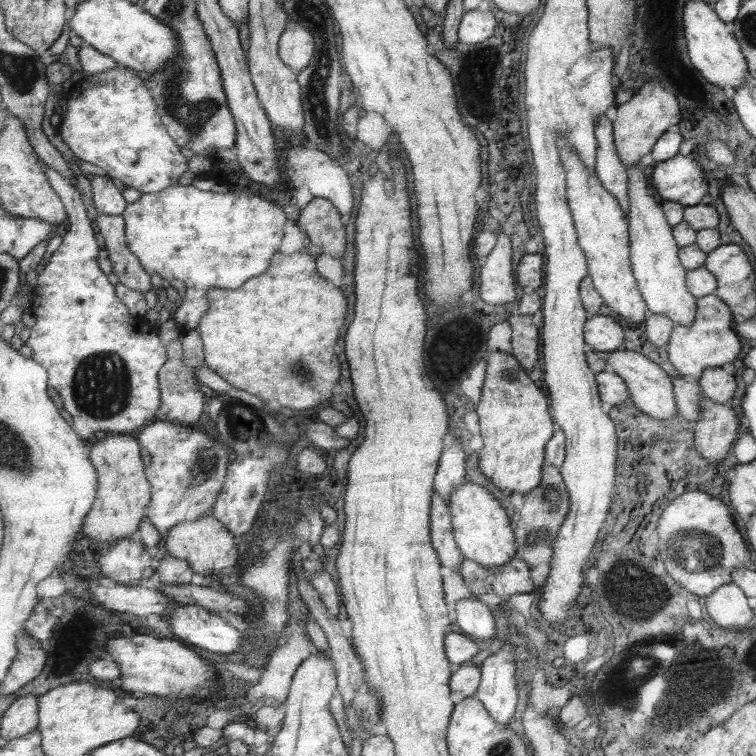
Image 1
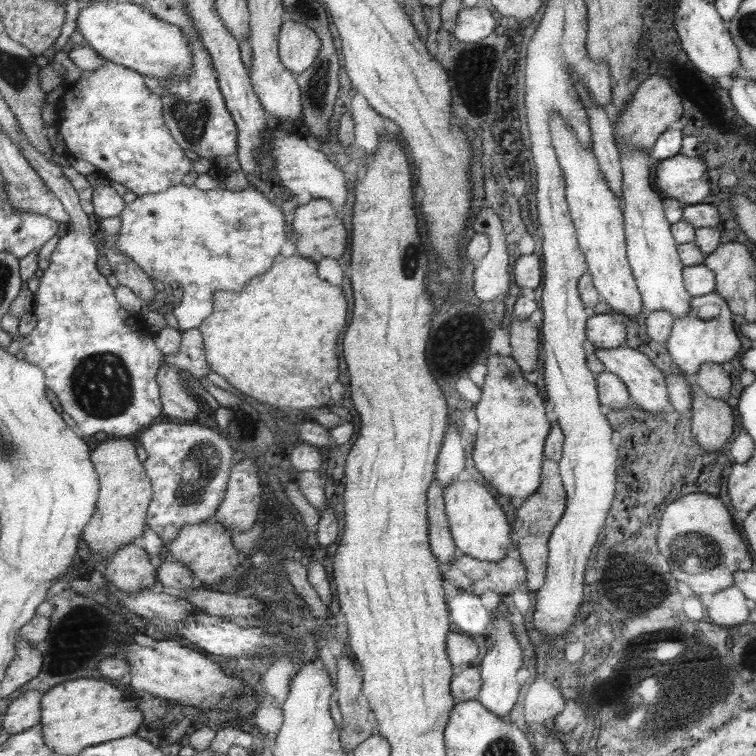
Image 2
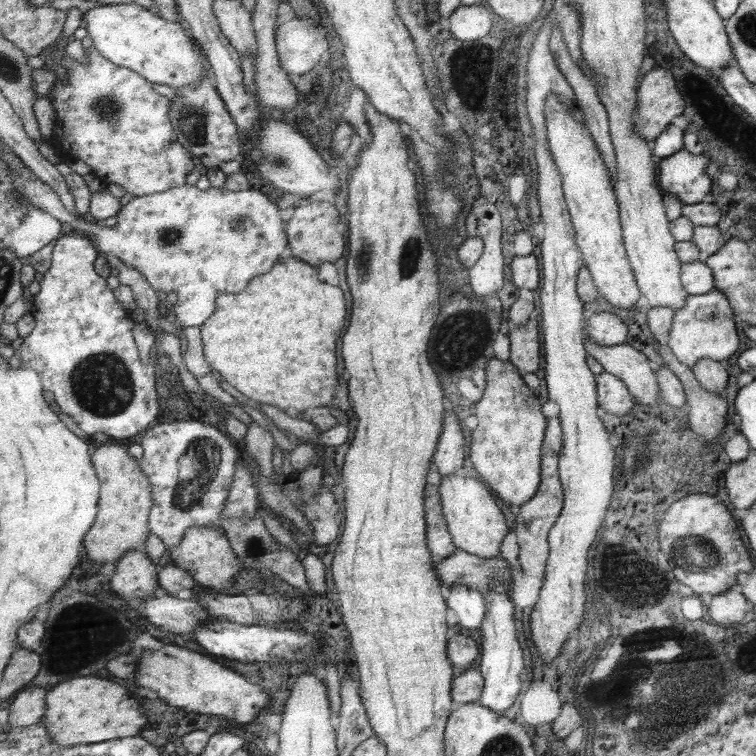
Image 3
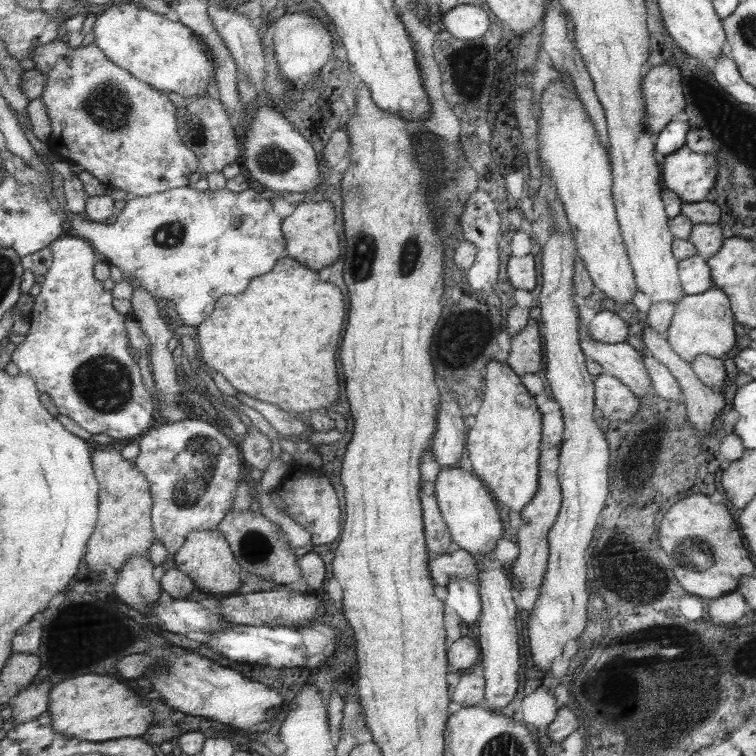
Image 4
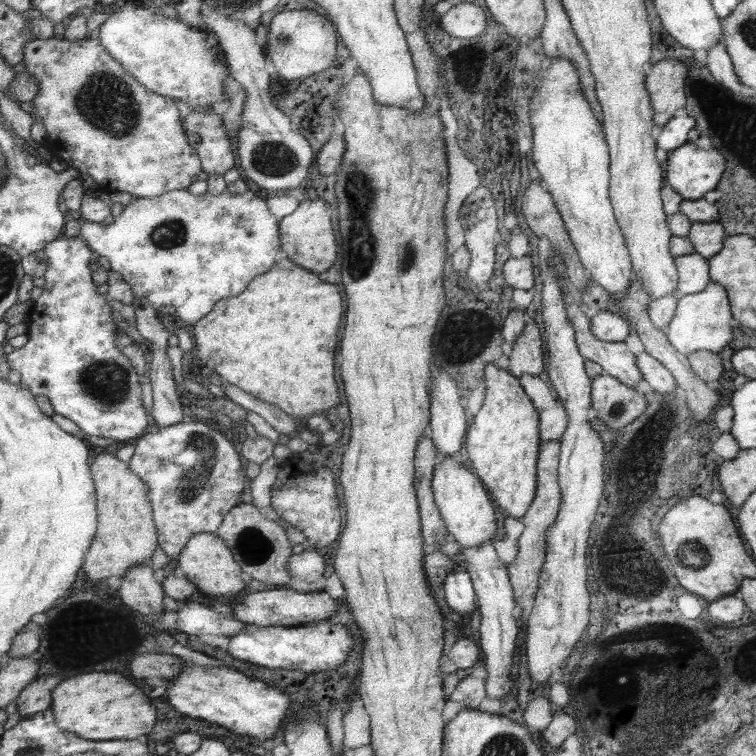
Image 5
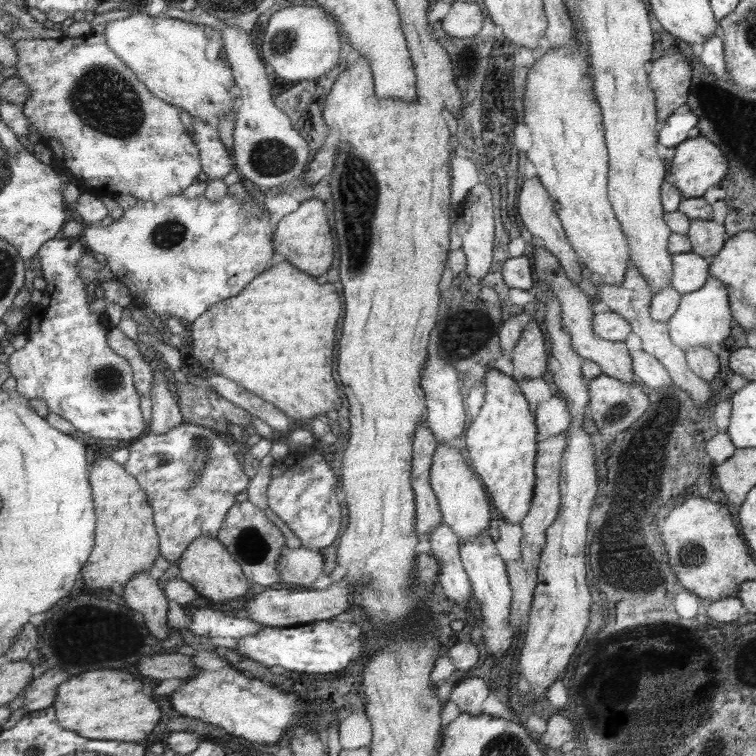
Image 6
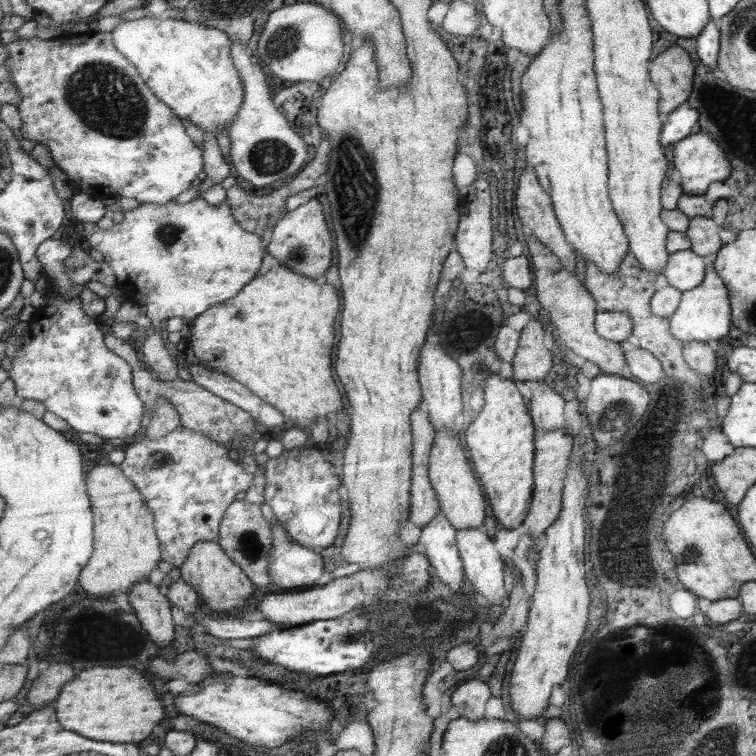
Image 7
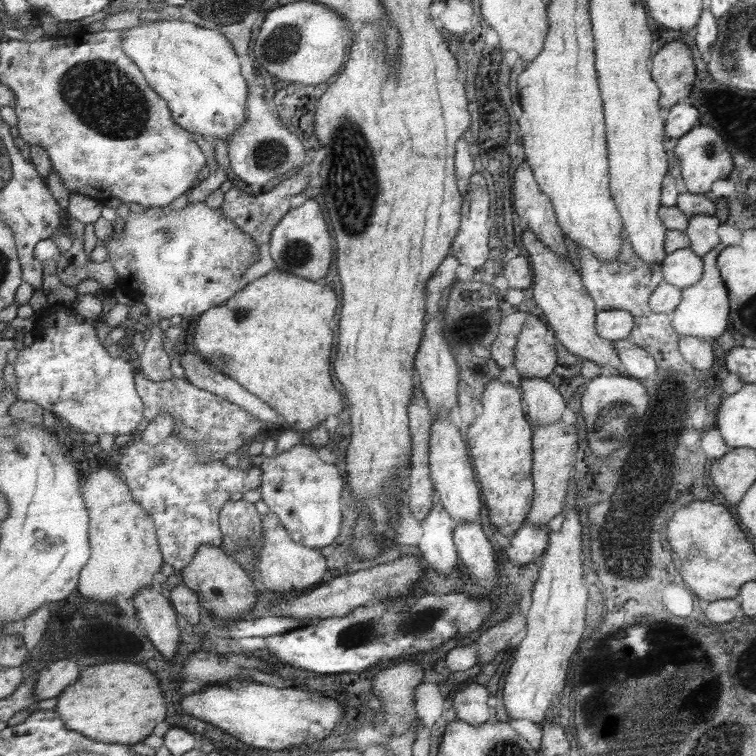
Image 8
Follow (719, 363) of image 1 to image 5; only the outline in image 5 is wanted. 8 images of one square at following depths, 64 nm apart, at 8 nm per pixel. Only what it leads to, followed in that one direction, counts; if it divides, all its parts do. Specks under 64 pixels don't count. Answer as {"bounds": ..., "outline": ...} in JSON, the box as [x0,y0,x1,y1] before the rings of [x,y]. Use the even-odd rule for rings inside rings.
{"bounds":[663,282,735,356],"outline":[[[709,282],[707,288],[697,294],[679,296],[675,316],[663,328],[667,342],[671,342],[671,346],[675,346],[675,350],[683,356],[691,356],[695,352],[721,352],[723,346],[731,340],[731,324],[735,324],[731,318],[733,314],[729,314],[729,306],[727,290],[715,282]]]}

